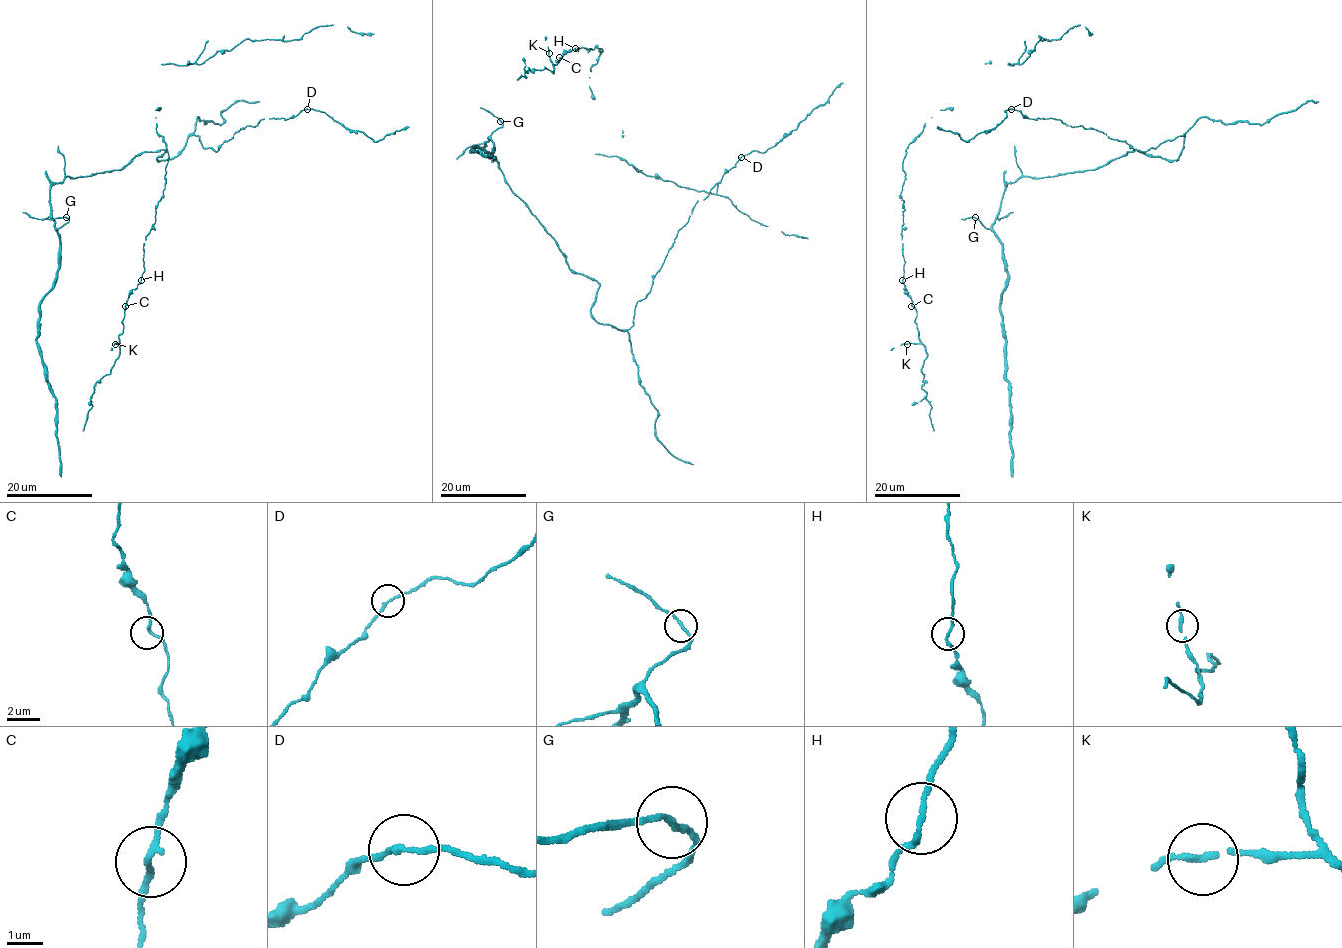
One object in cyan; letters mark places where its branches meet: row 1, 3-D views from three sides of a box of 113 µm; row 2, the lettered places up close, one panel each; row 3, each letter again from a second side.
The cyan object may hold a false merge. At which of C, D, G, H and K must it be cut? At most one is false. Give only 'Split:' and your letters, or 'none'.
Split: none

